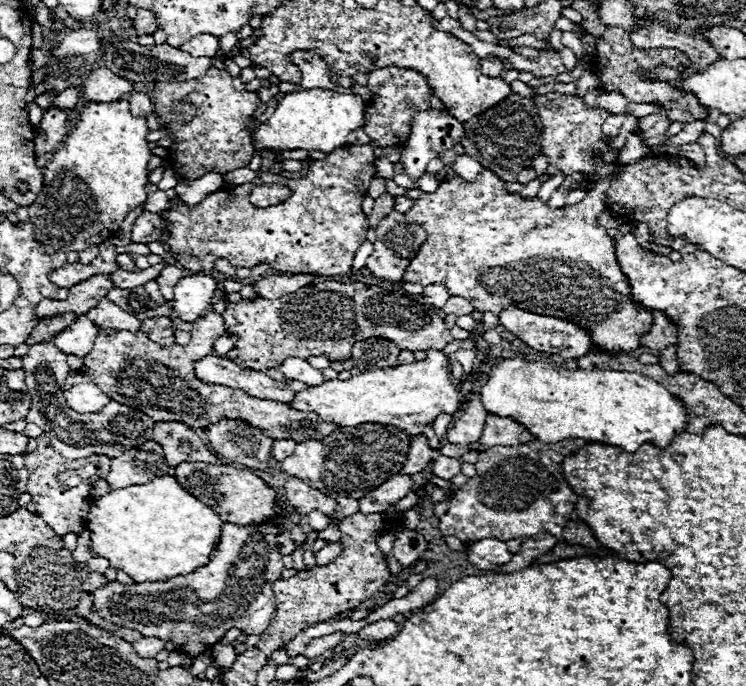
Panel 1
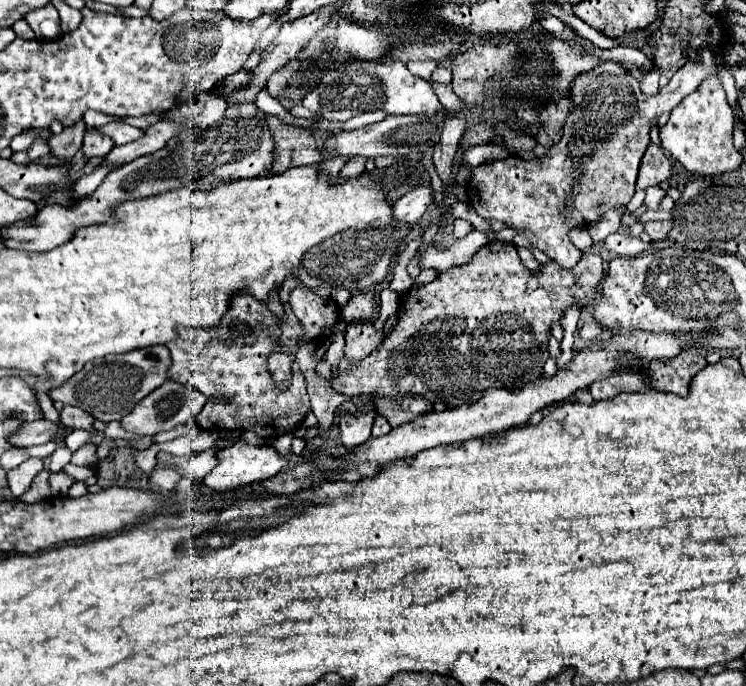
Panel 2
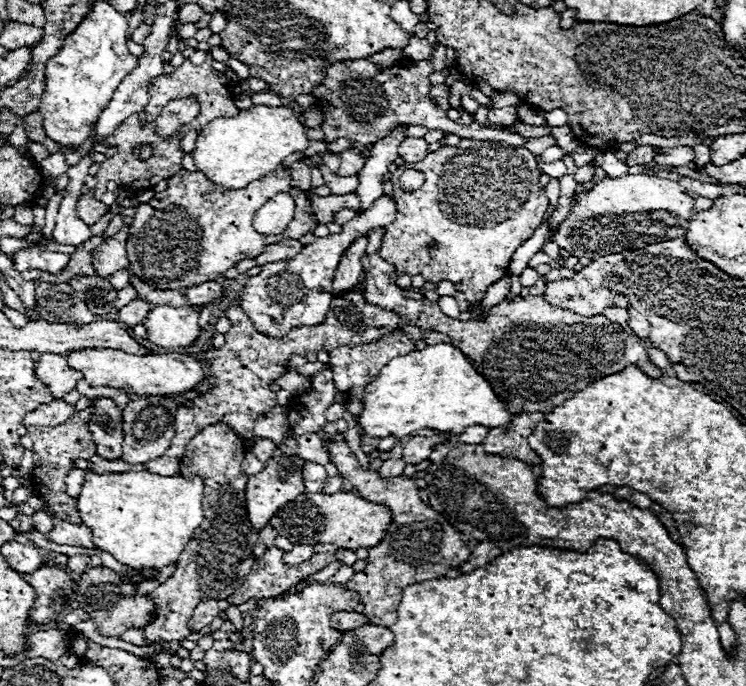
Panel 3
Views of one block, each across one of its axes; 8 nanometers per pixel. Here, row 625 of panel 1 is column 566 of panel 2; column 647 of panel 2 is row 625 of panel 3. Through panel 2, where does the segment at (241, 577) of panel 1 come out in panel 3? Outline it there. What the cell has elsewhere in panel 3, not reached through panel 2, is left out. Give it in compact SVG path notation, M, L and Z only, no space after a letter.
M98 566L98 568L88 568L88 572L80 574L80 578L74 582L74 596L70 598L72 608L82 608L90 620L94 620L96 630L102 636L110 638L120 638L126 630L144 630L156 614L156 606L150 598L150 594L136 596L136 584L130 582L126 576Z

